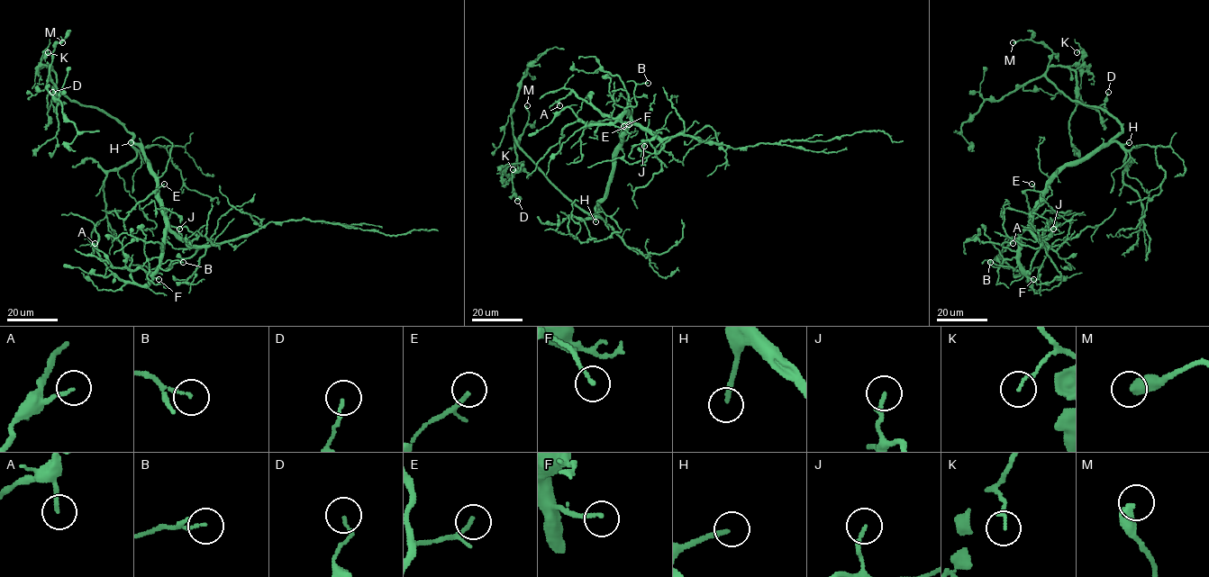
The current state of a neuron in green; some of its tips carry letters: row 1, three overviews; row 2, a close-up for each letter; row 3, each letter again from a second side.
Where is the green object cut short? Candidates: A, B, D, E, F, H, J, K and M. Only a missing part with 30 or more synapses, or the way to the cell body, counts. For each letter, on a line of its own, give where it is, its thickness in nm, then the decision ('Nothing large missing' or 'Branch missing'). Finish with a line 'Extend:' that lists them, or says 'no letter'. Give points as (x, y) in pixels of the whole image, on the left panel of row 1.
A: Place: (95, 243). Thickness 150 nm. Nothing large missing
B: Place: (183, 262). Thickness 110 nm. Nothing large missing
D: Place: (52, 92). Thickness 130 nm. Nothing large missing
E: Place: (164, 184). Thickness 170 nm. Nothing large missing
F: Place: (159, 279). Thickness 160 nm. Nothing large missing
H: Place: (131, 142). Thickness 200 nm. Branch missing
J: Place: (179, 229). Thickness 180 nm. Nothing large missing
K: Place: (48, 52). Thickness 100 nm. Nothing large missing
M: Place: (62, 42). Thickness 480 nm. Nothing large missing
Extend: H

